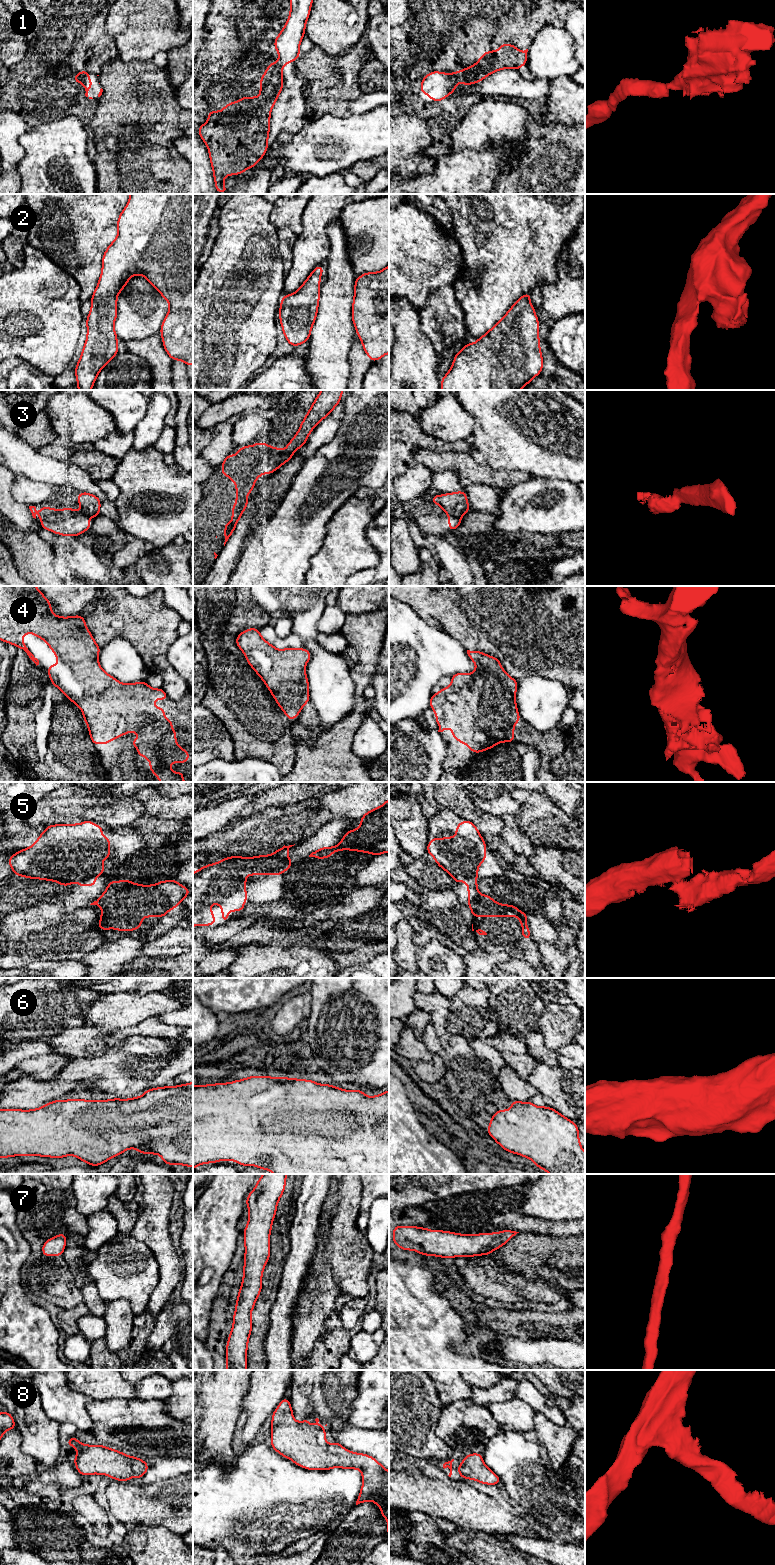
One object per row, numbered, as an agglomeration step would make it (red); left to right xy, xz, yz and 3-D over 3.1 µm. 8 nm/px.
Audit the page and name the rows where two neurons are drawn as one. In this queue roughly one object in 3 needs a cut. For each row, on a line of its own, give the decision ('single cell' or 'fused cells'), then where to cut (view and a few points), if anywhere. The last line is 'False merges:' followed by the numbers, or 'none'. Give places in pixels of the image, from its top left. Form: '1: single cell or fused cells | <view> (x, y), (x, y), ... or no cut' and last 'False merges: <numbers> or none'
1: fused cells | xy (88, 72), (82, 82)
2: single cell | no cut
3: fused cells | xz (284, 450), (280, 464), (276, 468)
4: single cell | no cut
5: fused cells | xz (280, 850), (279, 856), (291, 865)
6: single cell | no cut
7: single cell | no cut
8: single cell | no cut
False merges: 1, 3, 5

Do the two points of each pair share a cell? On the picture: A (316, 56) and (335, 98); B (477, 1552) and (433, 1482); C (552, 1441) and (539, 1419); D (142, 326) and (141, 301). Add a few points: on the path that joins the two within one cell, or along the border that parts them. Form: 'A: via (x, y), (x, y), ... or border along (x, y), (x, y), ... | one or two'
A: via (316, 66), (330, 81), (330, 88) | one
B: border along (461, 1527), (485, 1533) | two
C: via (551, 1436), (542, 1424) | one
D: via (141, 320), (141, 307) | one

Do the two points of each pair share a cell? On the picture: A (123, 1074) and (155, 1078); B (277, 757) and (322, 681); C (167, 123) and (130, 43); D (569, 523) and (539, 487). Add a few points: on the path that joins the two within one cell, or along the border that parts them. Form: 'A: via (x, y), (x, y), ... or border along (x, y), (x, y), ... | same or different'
A: via (131, 1074), (147, 1074) | same
B: border along (292, 724), (292, 742), (294, 744) | different
C: border along (119, 56), (124, 61), (149, 59) | different
D: via (566, 509), (564, 490), (553, 486) | same

